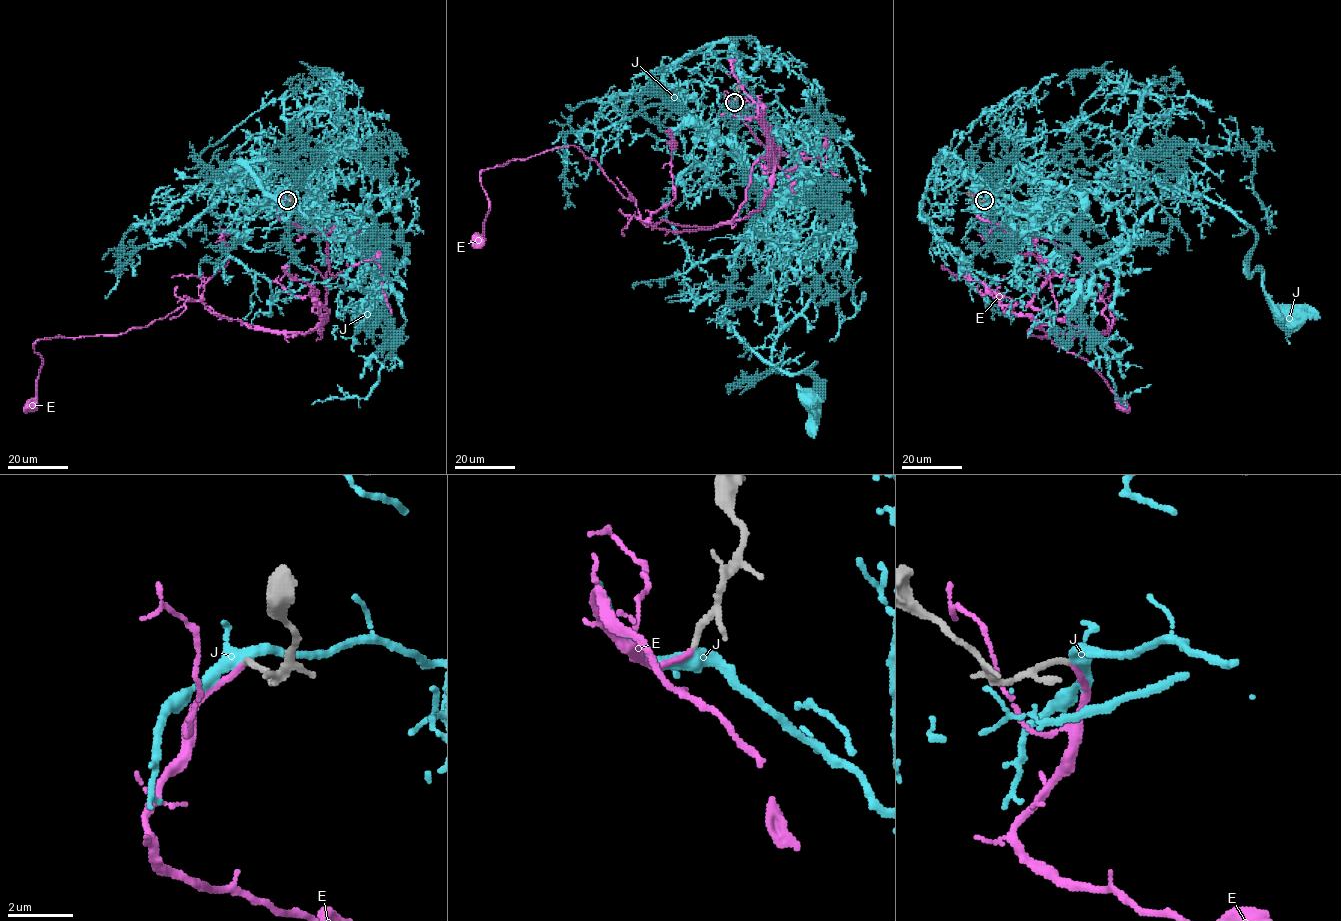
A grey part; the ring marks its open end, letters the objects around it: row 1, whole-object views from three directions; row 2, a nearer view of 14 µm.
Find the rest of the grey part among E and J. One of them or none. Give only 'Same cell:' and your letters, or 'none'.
Same cell: E

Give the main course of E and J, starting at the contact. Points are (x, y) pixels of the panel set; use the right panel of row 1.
E: (984, 200), (1046, 273), (1012, 310), (1100, 336), (1110, 309), (1085, 298), (1027, 332), (1122, 405)
J: (984, 200), (1059, 203), (1066, 192), (1144, 181), (1200, 193), (1253, 230), (1248, 271), (1261, 273), (1281, 316)

